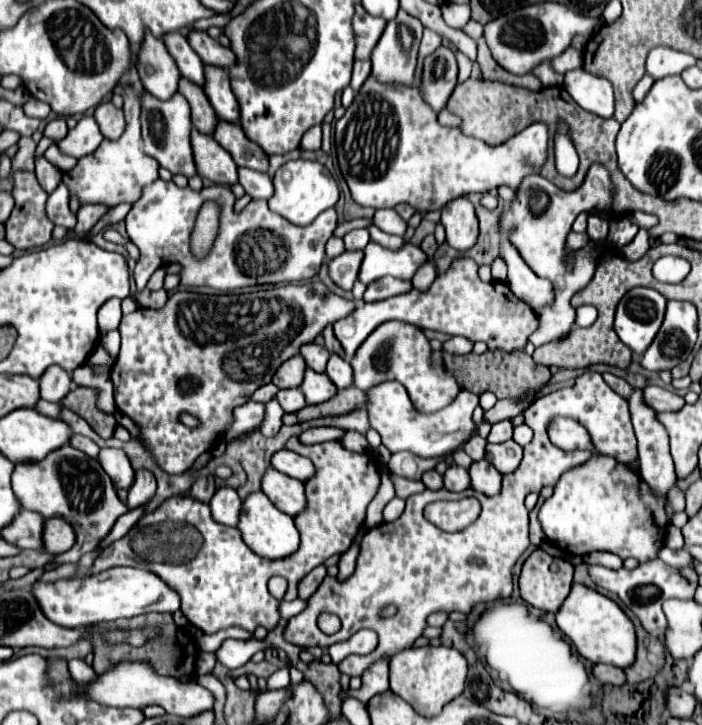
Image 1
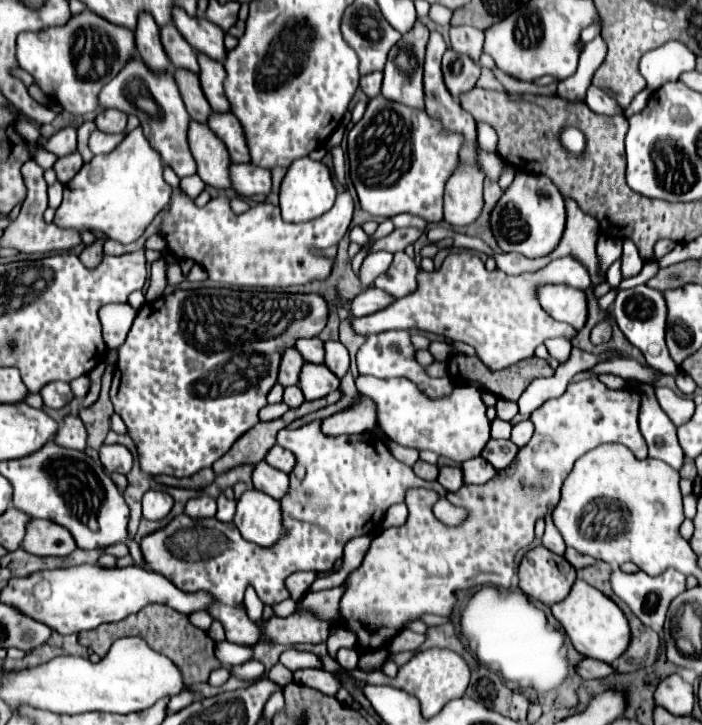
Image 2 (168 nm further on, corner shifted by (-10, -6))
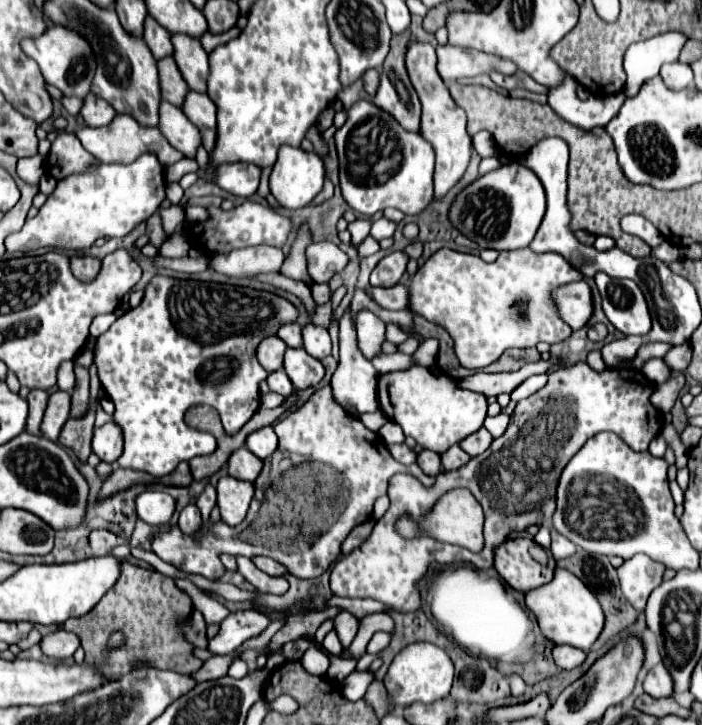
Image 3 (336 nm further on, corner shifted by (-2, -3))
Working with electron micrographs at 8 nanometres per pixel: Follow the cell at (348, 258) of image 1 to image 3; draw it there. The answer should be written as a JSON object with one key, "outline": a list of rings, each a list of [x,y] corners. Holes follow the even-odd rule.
{"outline":[[[381,217],[381,219],[377,219],[377,221],[371,223],[371,235],[377,241],[383,239],[383,237],[393,237],[393,231],[395,231],[395,223],[389,221],[389,219],[385,219],[385,217]]]}

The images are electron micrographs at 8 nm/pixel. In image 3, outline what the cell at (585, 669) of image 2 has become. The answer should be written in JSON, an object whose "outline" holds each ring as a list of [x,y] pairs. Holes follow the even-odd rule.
{"outline":[[[555,645],[553,659],[555,659],[557,667],[561,667],[561,669],[575,669],[585,661],[585,653],[581,649],[575,649],[569,645]]]}

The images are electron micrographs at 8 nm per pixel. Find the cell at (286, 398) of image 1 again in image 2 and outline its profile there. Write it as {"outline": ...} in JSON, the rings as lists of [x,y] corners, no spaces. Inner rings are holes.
{"outline":[[[289,386],[289,388],[285,388],[285,394],[283,394],[283,402],[285,402],[289,408],[301,406],[301,404],[305,402],[301,388],[299,388],[299,386]]]}

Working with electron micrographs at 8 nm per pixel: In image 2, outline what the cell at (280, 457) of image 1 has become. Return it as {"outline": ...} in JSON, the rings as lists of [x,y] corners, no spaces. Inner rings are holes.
{"outline":[[[273,446],[273,448],[269,450],[269,454],[267,454],[265,460],[267,460],[273,468],[277,468],[277,470],[281,470],[281,472],[285,472],[285,474],[289,474],[289,472],[295,468],[295,462],[297,462],[295,454],[291,454],[289,450],[285,450],[285,448],[281,448],[281,446]]]}

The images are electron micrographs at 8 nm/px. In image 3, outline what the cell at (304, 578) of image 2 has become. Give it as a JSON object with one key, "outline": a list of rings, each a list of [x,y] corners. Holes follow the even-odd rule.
{"outline":[[[255,557],[255,559],[251,559],[251,561],[255,563],[257,569],[261,569],[263,573],[267,573],[267,575],[271,575],[271,577],[281,577],[281,575],[287,573],[281,563],[277,563],[277,561],[269,559],[269,557]]]}

